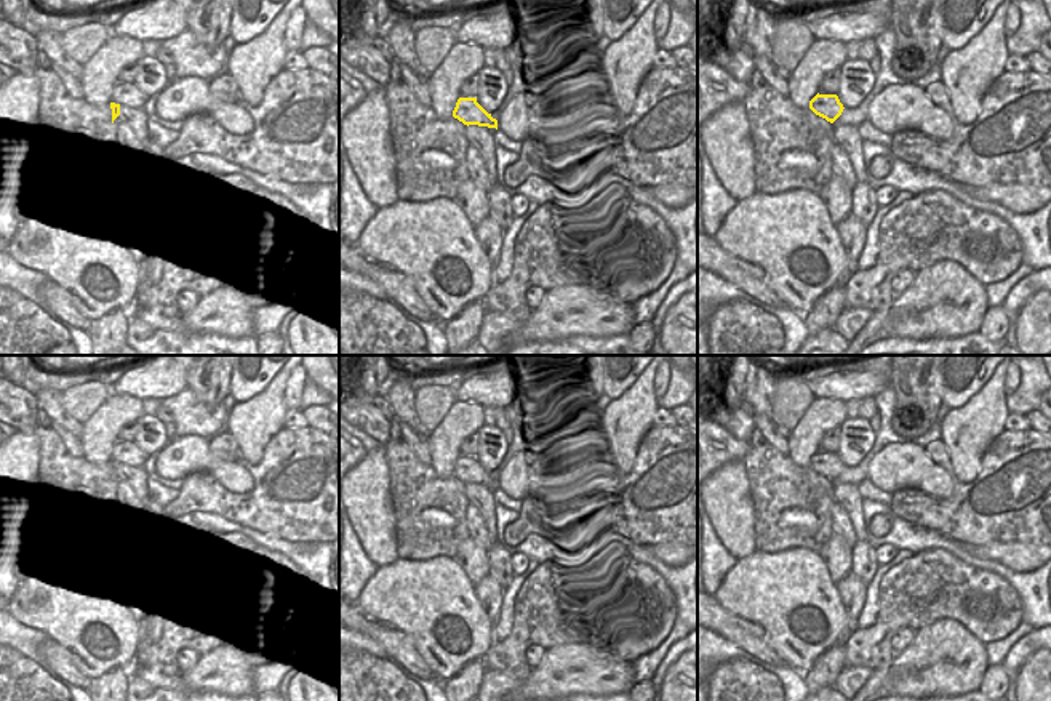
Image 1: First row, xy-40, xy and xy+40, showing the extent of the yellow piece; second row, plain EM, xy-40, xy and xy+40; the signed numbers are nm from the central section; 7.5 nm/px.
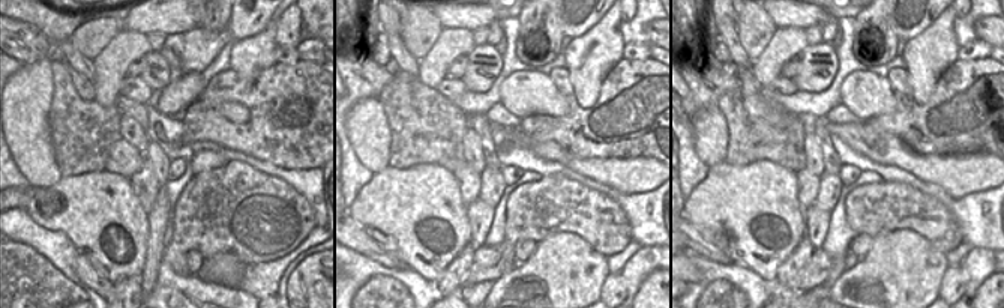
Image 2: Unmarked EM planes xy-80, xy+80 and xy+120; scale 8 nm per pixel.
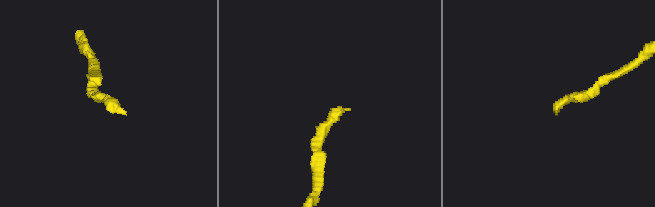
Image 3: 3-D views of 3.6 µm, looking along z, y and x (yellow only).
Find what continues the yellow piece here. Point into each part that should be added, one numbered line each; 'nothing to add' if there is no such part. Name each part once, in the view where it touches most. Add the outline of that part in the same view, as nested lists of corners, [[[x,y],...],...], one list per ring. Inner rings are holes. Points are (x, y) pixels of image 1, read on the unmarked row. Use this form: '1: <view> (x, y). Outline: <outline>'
nothing to add.

